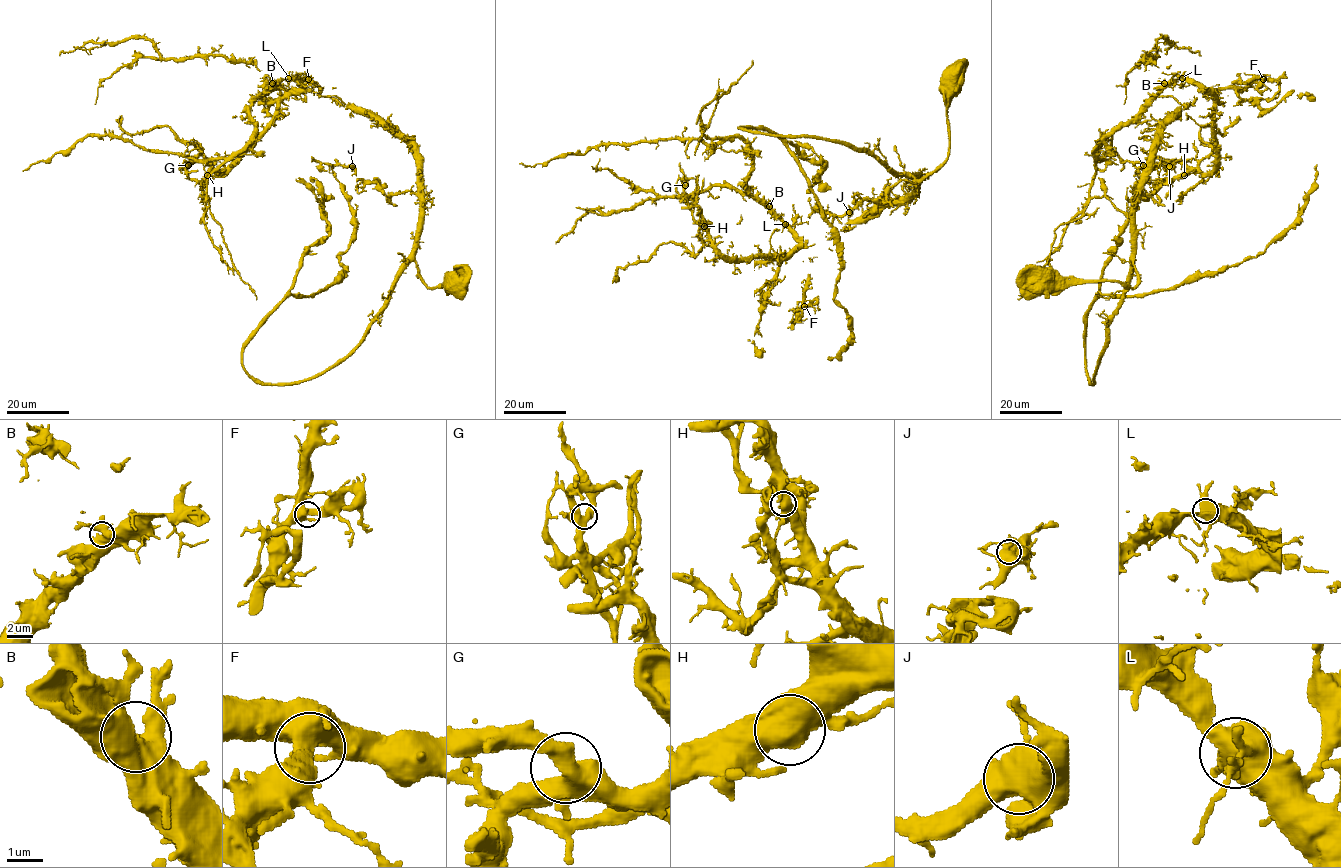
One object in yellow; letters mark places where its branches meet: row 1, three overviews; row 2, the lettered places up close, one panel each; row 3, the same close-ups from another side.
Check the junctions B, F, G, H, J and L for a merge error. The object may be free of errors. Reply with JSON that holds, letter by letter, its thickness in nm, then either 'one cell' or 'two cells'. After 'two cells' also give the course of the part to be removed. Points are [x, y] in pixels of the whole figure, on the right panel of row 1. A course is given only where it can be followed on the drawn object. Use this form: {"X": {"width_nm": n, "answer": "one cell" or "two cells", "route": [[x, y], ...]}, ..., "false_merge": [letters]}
{"B": {"width_nm": 500, "answer": "one cell"}, "F": {"width_nm": 500, "answer": "one cell"}, "G": {"width_nm": 500, "answer": "one cell"}, "H": {"width_nm": 600, "answer": "one cell"}, "J": {"width_nm": 600, "answer": "one cell"}, "L": {"width_nm": 550, "answer": "one cell"}, "false_merge": []}

